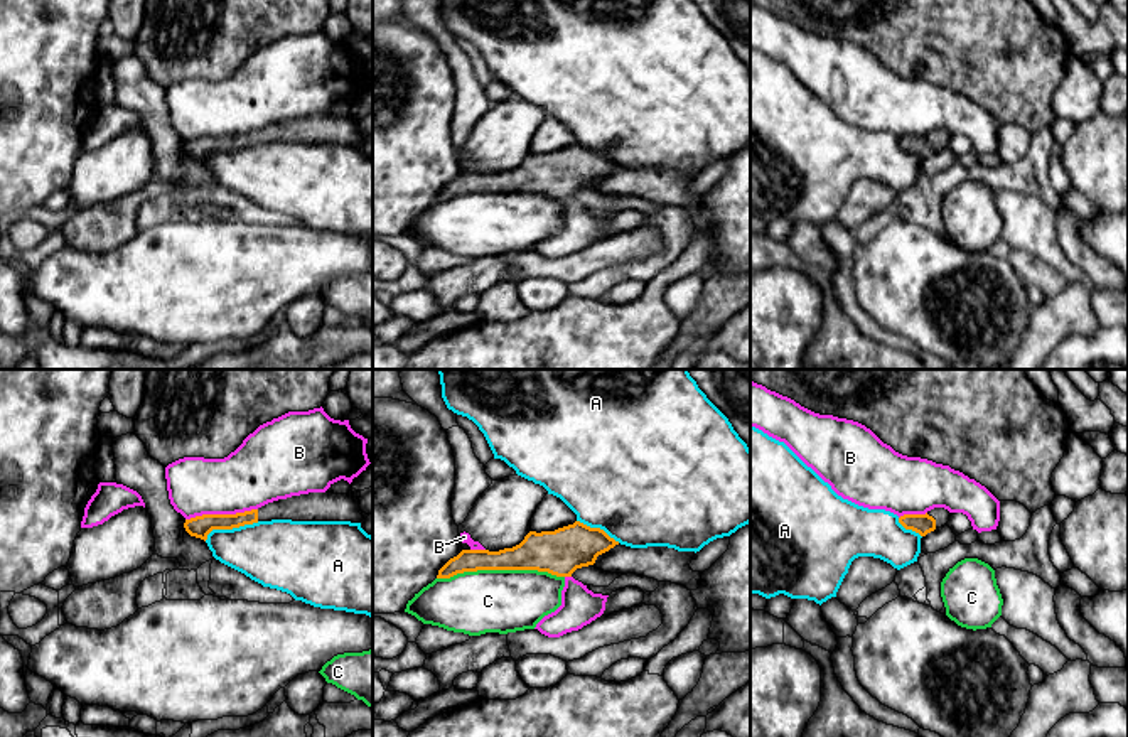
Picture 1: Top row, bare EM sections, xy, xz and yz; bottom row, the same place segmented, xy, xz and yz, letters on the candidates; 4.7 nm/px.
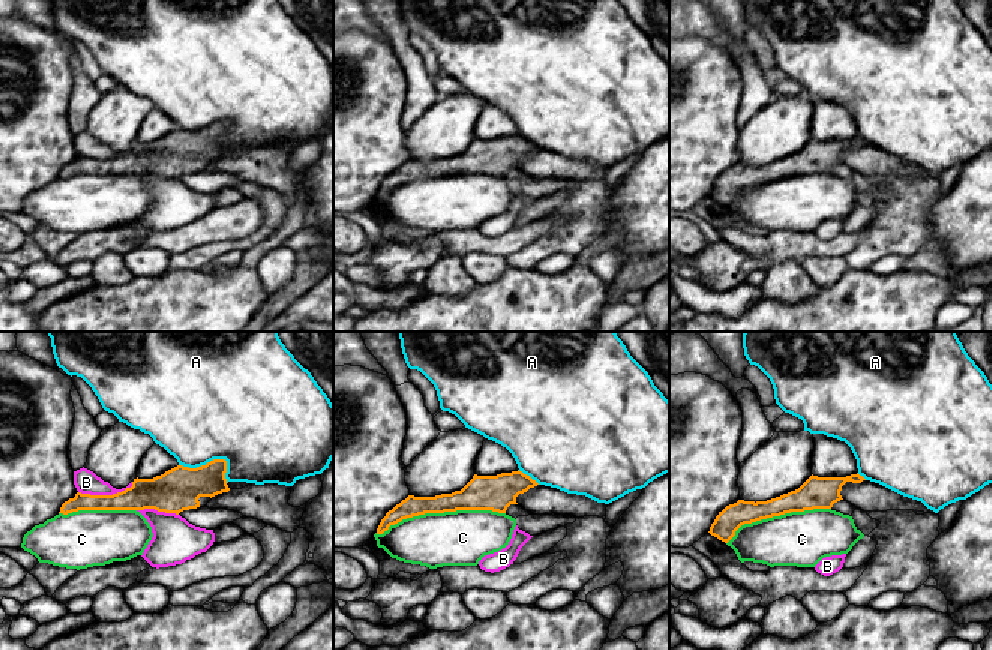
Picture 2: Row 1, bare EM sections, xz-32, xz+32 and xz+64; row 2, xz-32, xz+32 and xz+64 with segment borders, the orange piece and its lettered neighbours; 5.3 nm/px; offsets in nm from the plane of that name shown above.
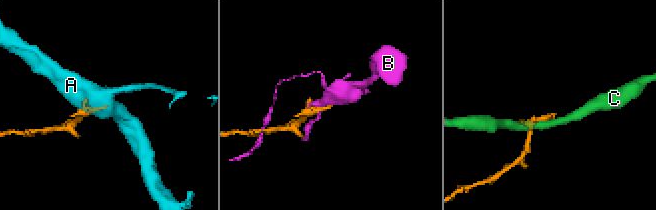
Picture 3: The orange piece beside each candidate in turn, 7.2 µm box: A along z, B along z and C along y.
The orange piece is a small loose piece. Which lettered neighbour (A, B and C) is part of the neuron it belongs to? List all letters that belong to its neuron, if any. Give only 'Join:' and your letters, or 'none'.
Join: none

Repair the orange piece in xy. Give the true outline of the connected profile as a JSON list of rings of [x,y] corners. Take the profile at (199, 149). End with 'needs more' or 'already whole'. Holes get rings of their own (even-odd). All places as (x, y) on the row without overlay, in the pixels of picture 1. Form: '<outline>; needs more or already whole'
[[[361,113],[347,116],[309,115],[268,125],[258,132],[236,137],[202,137],[185,142],[184,150],[191,159],[207,162],[212,152],[233,152],[244,147],[271,142],[292,143],[351,143],[361,145],[369,137],[359,130]]]; needs more

